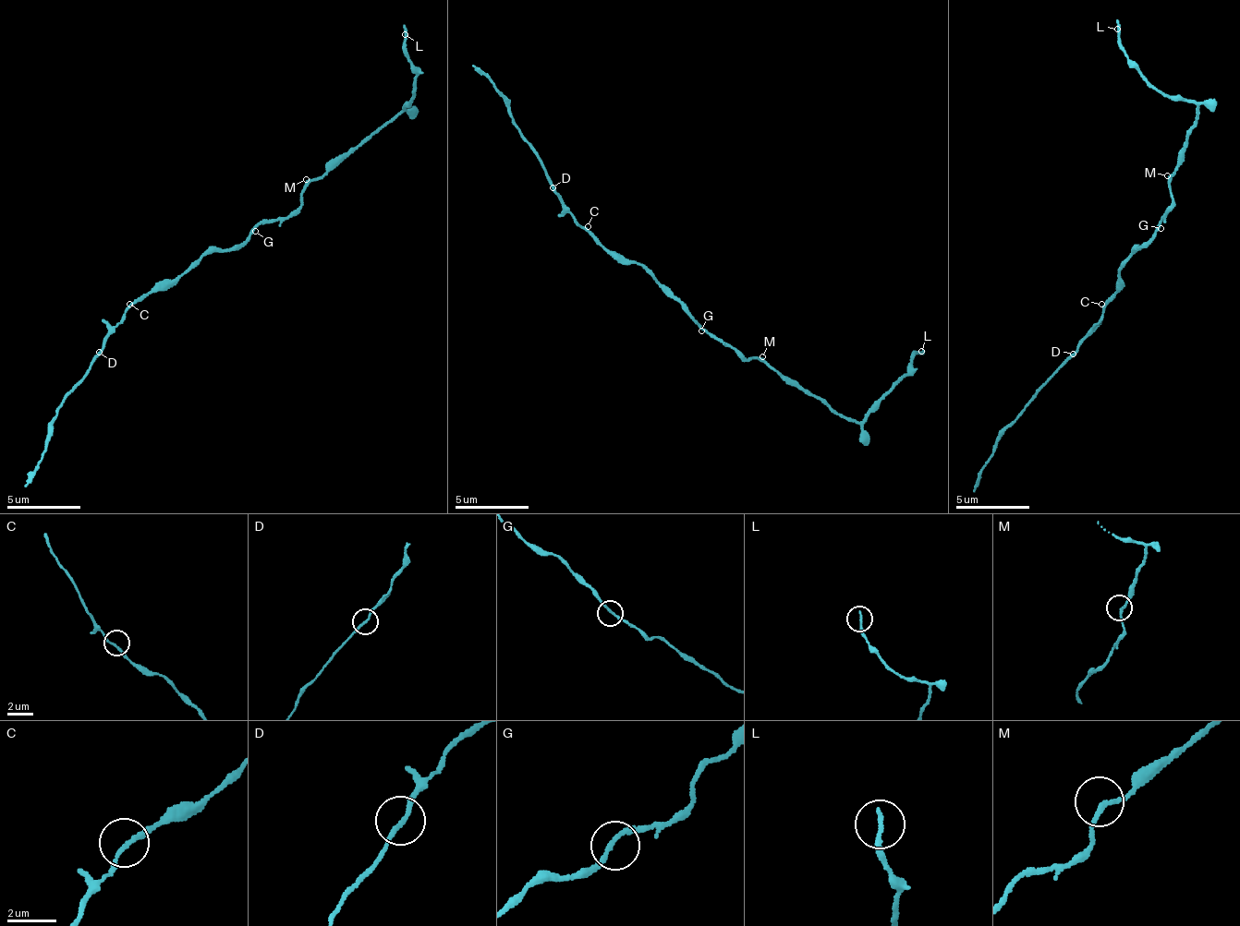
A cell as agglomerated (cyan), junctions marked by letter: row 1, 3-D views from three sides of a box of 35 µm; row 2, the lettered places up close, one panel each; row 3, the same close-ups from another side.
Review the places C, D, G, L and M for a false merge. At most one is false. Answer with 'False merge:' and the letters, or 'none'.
False merge: D

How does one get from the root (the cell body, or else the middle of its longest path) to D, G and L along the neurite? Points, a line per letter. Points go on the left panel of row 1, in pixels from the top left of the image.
D: (222, 249), (216, 248), (181, 274), (166, 278), (147, 293), (126, 311), (123, 322), (114, 329), (98, 351)
G: (222, 249), (233, 249), (255, 231)
L: (222, 249), (233, 249), (263, 223), (281, 220), (300, 205), (306, 186), (408, 105), (415, 76), (405, 34)

